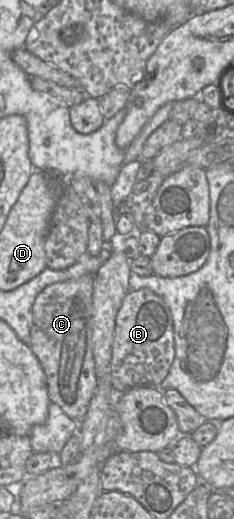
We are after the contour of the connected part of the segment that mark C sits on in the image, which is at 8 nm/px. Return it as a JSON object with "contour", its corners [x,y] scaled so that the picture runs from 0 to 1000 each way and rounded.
{"contour":[[[359,530],[192,553],[137,588],[124,669],[197,724],[209,771],[308,809],[342,813],[415,740],[393,682],[389,609],[397,530]]]}

